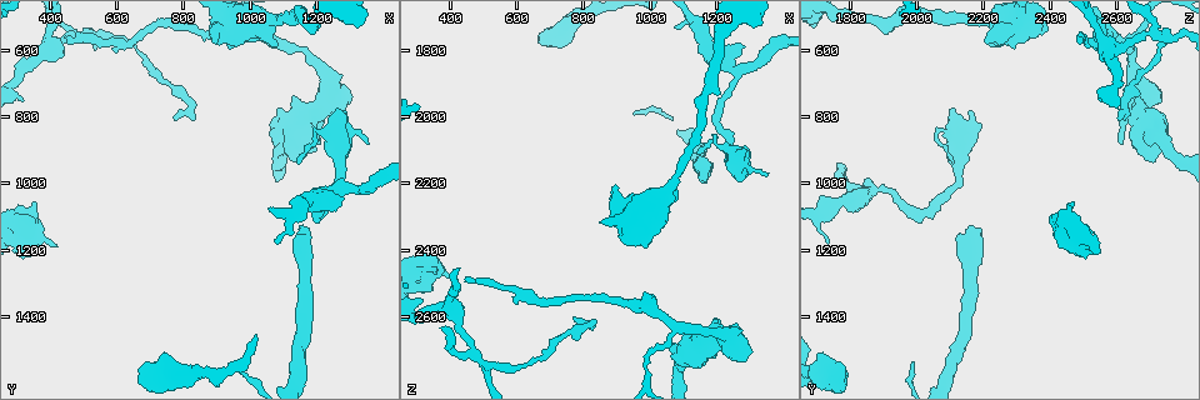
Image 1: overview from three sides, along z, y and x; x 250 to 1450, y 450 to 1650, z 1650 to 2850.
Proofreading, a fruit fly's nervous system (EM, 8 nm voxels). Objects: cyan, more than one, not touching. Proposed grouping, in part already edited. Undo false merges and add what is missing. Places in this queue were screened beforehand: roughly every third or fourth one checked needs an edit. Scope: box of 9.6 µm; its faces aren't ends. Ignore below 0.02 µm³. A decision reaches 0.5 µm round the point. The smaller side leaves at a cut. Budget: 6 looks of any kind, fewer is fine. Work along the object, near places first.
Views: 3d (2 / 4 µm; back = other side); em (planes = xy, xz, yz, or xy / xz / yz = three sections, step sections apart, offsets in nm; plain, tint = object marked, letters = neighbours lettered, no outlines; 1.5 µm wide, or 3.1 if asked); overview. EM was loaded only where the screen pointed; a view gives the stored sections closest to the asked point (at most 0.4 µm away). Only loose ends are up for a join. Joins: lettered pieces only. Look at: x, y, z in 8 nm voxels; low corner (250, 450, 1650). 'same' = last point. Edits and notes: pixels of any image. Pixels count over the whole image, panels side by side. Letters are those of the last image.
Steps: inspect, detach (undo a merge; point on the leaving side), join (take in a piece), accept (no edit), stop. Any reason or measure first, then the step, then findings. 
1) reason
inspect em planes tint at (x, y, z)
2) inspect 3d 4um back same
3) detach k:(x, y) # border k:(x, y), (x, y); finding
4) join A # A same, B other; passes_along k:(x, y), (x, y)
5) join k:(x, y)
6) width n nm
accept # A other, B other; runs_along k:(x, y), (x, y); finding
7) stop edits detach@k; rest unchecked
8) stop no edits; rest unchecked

branch stops here
inspect em planes letters at (1360, 870, 2170)

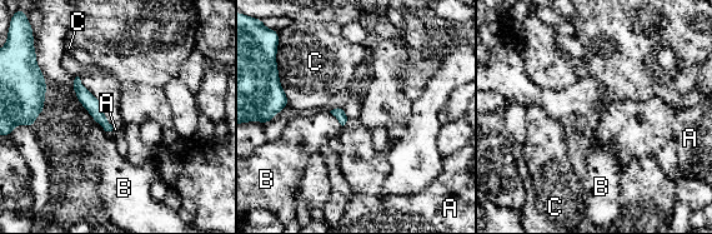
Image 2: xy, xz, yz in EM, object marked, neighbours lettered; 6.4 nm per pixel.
accept # A other, B other, C other; border 2:(347, 119), (342, 127); none of them fits

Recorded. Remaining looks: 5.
abrupt turn
inspect 3d 2um back at (1260, 1020, 1860)

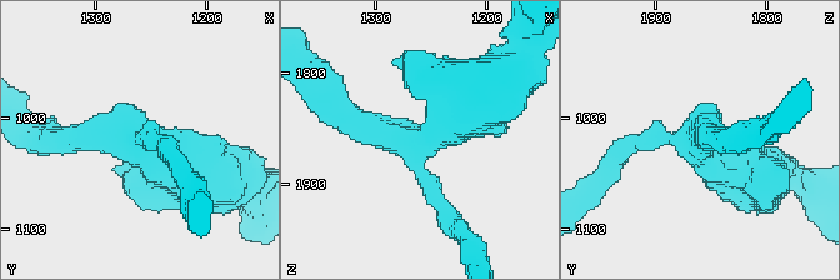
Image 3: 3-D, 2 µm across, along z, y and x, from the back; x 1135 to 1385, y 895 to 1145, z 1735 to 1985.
arms 4; need the tissue
inspect em planes letters at (1260, 1024, 1868)

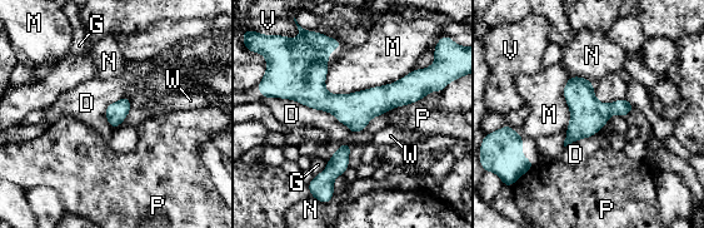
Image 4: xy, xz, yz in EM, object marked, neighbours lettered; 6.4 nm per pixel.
accept # D other, G other, M other, N other, P other, V other, W other; runs_along 4:(424, 90), (372, 103), (280, 94); one neuron here

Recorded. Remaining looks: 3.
inspect 3d 4um at (1160, 1130, 2190)

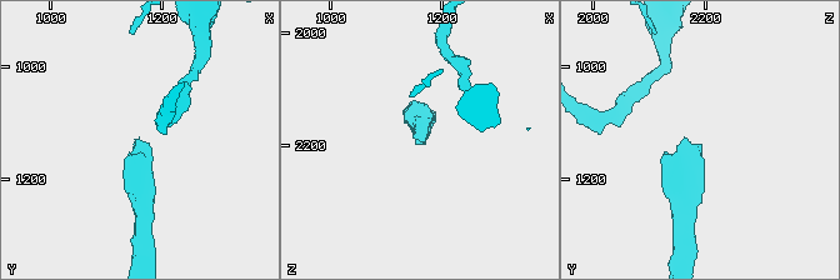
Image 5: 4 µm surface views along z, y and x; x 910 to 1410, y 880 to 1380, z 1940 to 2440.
inspect em yz step 8 letters at (1165, 1140, 2195)

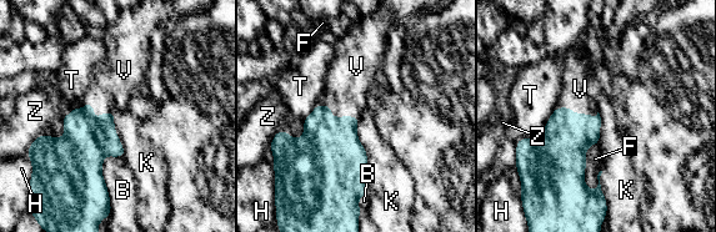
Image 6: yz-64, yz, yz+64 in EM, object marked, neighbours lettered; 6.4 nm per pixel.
join V # B other, F other, H other, K other, T other, V same, Z other; passes_along 6:(329, 155), (335, 117), (345, 80); it goes on there

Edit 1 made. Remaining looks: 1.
stop edits join@6; rest unchecked

